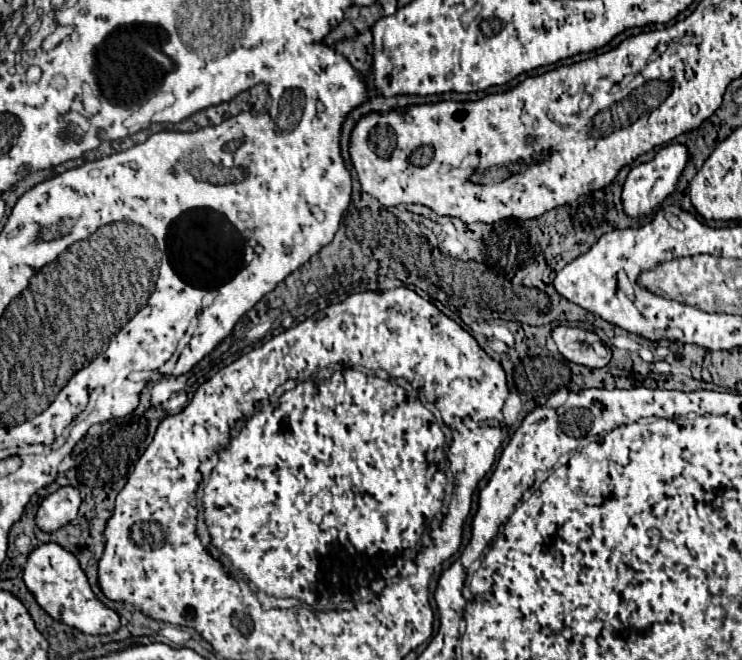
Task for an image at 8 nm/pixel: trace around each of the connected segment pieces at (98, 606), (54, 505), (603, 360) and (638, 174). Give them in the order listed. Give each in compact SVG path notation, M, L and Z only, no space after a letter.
M45 543L29 553L27 565L23 569L23 581L33 593L39 607L49 613L51 619L75 627L85 635L109 635L119 629L119 615L93 595L75 555L65 551L57 543Z
M61 487L43 499L43 503L37 509L35 523L41 531L53 533L77 517L79 505L81 505L79 491L75 487Z
M557 327L551 337L567 361L585 367L605 367L611 361L611 349L593 331L583 331L579 327Z
M671 143L667 147L661 147L655 157L647 163L635 165L625 183L623 183L623 193L621 193L621 203L623 203L623 211L629 217L641 217L641 215L649 215L659 203L663 203L663 199L667 195L671 195L675 191L675 185L685 169L689 161L689 147L683 143Z

